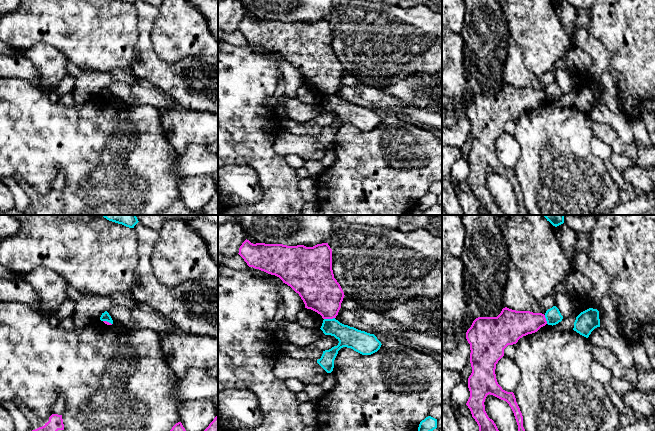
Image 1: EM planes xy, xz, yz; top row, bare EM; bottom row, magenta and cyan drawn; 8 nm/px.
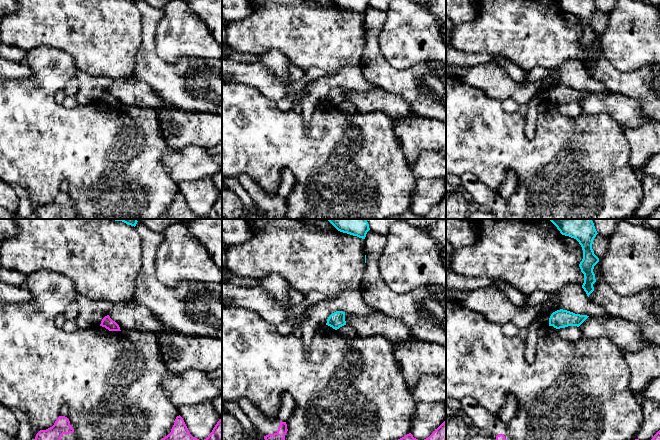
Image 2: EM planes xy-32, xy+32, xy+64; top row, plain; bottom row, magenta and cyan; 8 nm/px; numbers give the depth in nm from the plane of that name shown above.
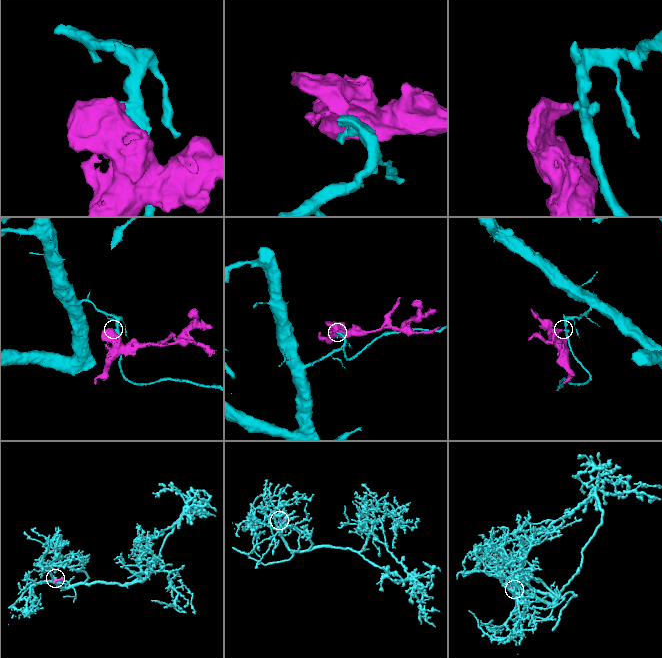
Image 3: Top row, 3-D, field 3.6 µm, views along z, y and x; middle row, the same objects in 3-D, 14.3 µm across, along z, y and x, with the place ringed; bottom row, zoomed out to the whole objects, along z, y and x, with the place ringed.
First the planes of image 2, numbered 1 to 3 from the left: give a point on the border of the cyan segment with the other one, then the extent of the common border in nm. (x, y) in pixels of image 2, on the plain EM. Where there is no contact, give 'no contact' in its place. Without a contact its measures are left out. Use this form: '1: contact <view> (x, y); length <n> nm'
1: no contact
2: no contact
3: no contact

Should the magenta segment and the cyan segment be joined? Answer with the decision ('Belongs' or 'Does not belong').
Does not belong

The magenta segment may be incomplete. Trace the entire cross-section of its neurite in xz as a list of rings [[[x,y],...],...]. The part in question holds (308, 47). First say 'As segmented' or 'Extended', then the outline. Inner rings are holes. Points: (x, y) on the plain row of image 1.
As segmented. [[[246,15],[240,22],[238,30],[249,43],[279,53],[283,59],[299,70],[305,84],[317,88],[323,95],[333,95],[338,91],[345,71],[340,60],[334,54],[332,25],[328,19],[306,23],[304,21],[253,20]]]

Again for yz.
As segmented. [[[505,83],[497,93],[476,94],[467,106],[472,149],[468,154],[470,173],[466,181],[479,202],[481,215],[507,215],[485,187],[484,178],[489,170],[506,177],[511,183],[518,201],[517,215],[529,215],[515,171],[498,160],[495,145],[508,121],[516,120],[520,114],[537,108],[546,100],[542,89]]]

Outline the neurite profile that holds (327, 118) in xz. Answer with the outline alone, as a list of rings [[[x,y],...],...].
[[[326,111],[323,114],[317,115],[315,118],[308,121],[308,123],[318,124],[321,127],[329,126],[332,123],[334,123],[334,116],[335,116],[334,112]]]

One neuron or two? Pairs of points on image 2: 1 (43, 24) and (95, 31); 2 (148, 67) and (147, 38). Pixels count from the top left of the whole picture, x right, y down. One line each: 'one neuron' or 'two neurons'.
1: one neuron
2: one neuron

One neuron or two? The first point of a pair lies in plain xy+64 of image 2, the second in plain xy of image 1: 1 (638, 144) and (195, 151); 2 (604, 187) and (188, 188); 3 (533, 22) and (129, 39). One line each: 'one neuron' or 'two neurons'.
1: two neurons
2: two neurons
3: one neuron

